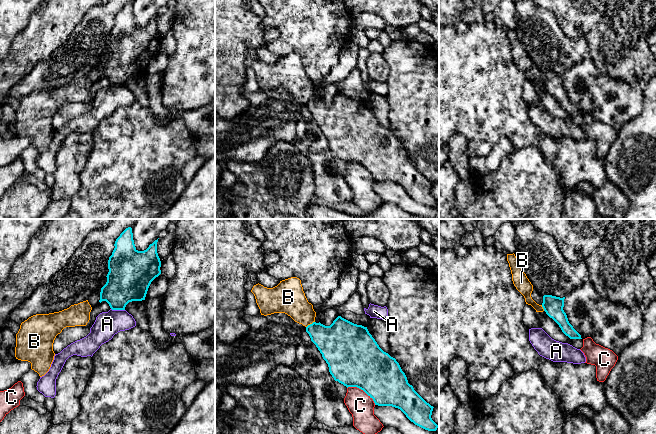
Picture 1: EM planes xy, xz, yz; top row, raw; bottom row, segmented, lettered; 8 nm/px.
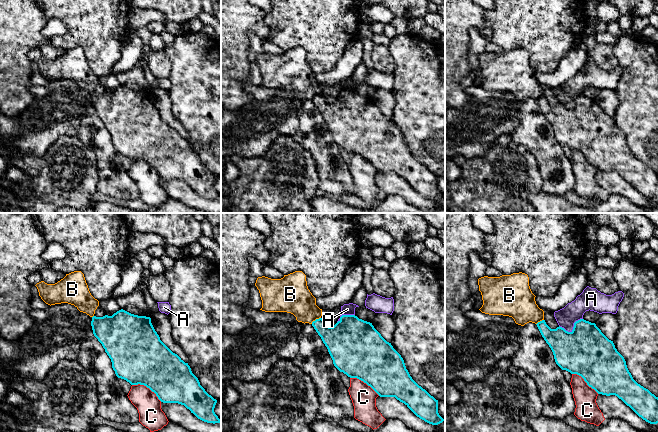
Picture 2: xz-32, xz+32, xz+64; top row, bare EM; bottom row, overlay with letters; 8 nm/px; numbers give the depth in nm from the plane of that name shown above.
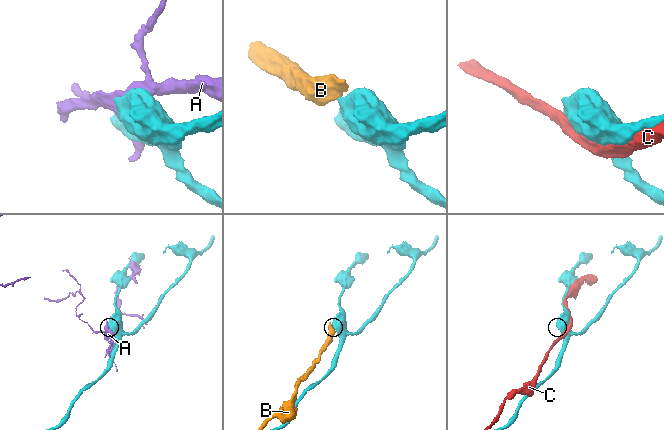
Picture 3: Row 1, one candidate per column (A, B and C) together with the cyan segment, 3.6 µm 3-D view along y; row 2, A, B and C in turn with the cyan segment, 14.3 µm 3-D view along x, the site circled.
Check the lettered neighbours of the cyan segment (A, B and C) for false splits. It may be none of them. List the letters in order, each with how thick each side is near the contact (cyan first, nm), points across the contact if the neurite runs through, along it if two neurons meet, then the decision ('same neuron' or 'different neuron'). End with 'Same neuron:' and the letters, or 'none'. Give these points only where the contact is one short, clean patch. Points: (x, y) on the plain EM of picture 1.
A: 340/200 nm | different neuron
B: 280/240 nm | along xz (314, 97), (306, 103) | different neuron
C: 440/200 nm | different neuron
Same neuron: none

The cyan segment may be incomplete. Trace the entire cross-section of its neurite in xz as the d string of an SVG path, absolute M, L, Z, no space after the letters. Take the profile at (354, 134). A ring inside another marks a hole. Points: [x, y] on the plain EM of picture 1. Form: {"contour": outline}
{"contour": "M338 92L330 102L313 98L306 103L306 108L328 140L335 157L347 164L357 163L363 166L373 175L375 181L400 185L411 198L425 206L437 206L438 201L431 194L434 183L408 159L399 139L379 123L367 103Z"}

